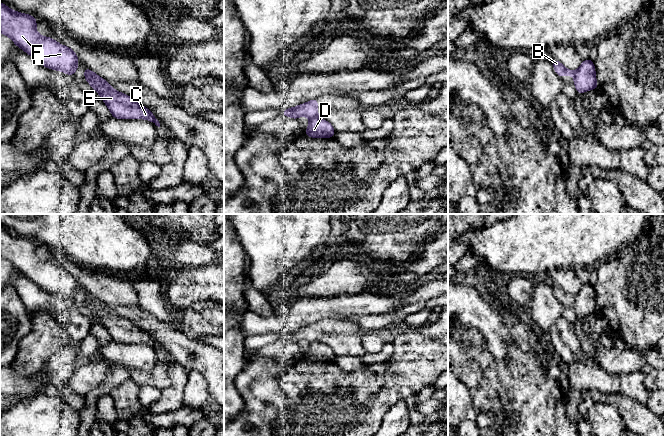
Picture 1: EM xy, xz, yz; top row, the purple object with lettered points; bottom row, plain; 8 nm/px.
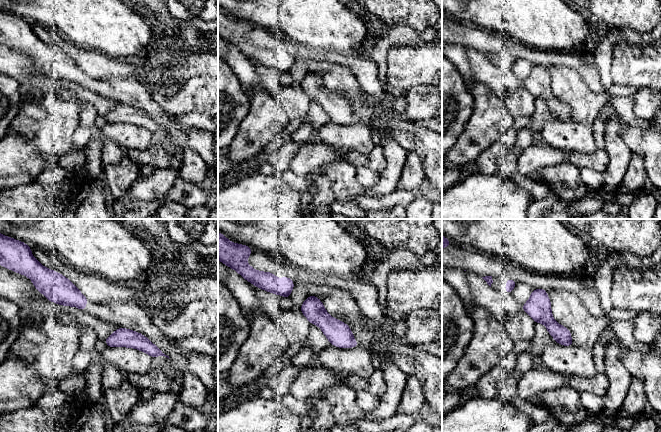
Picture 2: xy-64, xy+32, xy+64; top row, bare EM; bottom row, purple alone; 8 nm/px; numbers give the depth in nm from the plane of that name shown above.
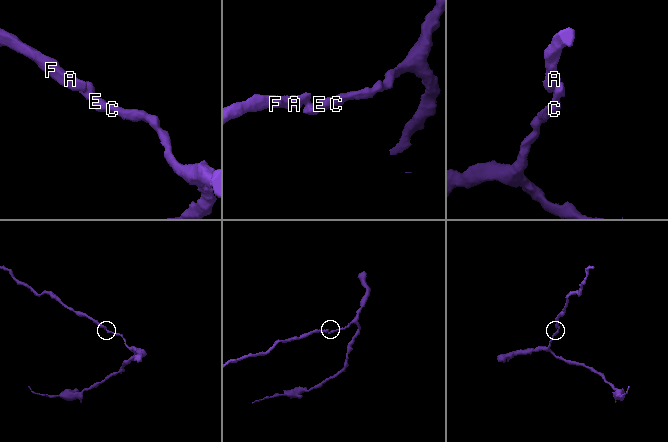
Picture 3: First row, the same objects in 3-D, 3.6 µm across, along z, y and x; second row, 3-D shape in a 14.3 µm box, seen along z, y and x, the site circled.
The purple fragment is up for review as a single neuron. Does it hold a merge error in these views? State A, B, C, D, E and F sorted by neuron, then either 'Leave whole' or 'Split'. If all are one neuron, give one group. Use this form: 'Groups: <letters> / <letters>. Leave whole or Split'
Groups: A B F / C D E. Split

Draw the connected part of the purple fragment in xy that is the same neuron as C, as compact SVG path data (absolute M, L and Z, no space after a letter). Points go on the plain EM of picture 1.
M93 295L89 300L85 301L85 304L100 319L112 337L112 341L117 343L146 343L160 351L159 345L149 333L137 327L130 320L113 313L109 306Z

